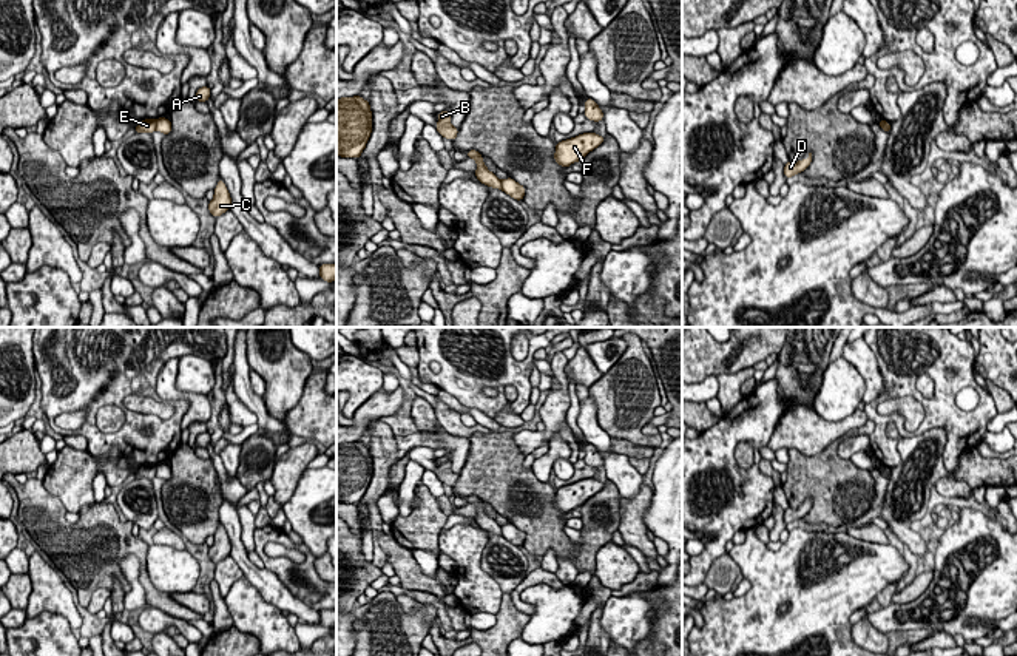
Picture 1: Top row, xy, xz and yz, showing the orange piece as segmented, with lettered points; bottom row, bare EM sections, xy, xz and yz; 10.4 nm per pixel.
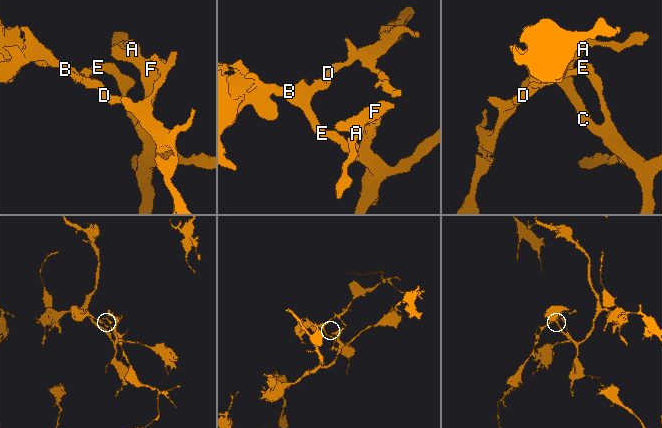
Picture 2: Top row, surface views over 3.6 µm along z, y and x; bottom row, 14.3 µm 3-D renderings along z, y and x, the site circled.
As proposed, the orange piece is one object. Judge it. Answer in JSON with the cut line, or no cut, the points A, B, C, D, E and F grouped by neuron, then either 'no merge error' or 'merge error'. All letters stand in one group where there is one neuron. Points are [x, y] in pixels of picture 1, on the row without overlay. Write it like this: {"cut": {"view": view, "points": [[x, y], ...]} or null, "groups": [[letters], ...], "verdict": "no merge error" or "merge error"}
{"cut": {"view": "xy", "points": [[155, 466], [156, 474]]}, "groups": [["A", "C", "F"], ["B", "D", "E"]], "verdict": "merge error"}

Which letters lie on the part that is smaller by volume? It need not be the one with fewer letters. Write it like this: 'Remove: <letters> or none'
Remove: B, D, E

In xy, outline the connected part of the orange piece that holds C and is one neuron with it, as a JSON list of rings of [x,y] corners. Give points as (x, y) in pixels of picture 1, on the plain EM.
[[[219,525],[218,531],[215,533],[215,542],[208,549],[210,559],[218,563],[225,559],[231,551],[230,539],[225,533],[225,528]]]

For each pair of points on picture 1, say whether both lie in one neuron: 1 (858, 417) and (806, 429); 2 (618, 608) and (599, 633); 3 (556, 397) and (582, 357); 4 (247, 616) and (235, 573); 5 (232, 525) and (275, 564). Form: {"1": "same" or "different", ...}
{"1": "same", "2": "different", "3": "different", "4": "different", "5": "different"}

